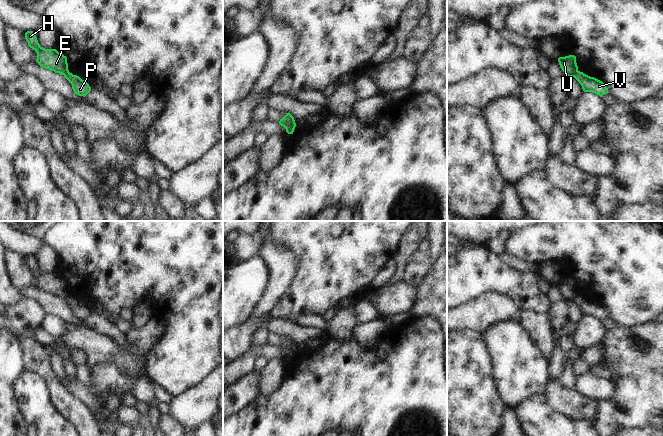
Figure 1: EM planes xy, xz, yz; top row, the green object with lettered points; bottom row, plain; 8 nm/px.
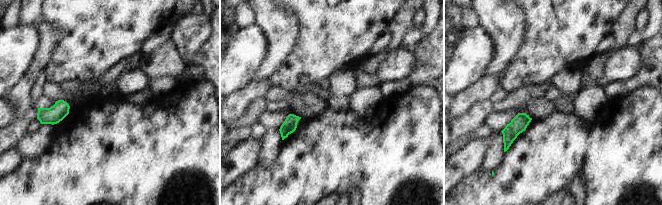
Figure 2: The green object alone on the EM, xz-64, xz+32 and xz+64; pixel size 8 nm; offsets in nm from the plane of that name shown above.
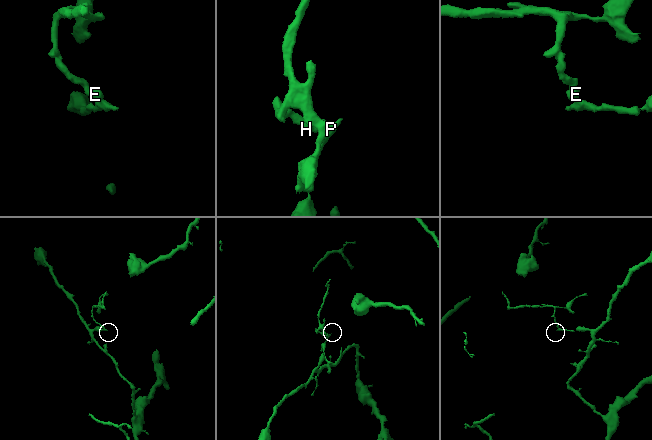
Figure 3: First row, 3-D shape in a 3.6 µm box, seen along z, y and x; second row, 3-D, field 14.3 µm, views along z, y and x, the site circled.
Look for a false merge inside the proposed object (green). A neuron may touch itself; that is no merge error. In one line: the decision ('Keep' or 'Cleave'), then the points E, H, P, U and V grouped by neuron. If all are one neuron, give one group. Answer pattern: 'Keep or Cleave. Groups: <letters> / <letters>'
Cleave. Groups: E H U / P V.

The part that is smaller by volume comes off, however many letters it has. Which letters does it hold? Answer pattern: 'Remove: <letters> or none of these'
Remove: E, H, U.

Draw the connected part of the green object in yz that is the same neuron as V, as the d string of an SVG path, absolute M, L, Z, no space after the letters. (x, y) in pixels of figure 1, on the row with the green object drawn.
M578 71L573 75L573 77L581 84L584 92L592 92L600 97L609 93L608 88L602 81L594 77L590 77L583 72Z

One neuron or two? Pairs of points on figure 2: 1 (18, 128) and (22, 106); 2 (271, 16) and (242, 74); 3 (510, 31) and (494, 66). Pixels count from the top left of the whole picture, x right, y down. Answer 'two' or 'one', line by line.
1: two
2: two
3: one

